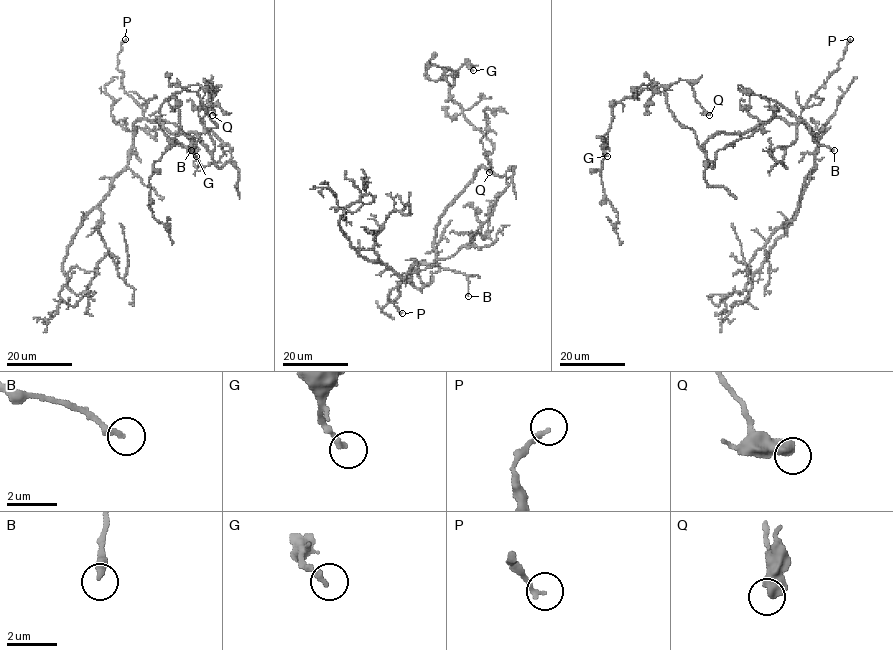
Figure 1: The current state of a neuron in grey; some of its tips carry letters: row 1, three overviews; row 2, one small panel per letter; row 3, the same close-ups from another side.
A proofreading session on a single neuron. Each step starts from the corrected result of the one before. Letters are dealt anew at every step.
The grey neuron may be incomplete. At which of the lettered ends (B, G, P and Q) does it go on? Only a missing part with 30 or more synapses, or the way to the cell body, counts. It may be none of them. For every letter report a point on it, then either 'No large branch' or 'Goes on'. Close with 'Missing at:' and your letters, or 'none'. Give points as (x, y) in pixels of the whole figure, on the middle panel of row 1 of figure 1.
B: Place: (468, 296). No large branch
G: Place: (473, 70). No large branch
P: Place: (402, 313). No large branch
Q: Place: (489, 172). No large branch
Missing at: none

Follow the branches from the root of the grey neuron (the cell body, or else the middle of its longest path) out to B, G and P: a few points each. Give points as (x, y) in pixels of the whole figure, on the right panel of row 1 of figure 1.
B: (737, 133), (751, 131), (774, 117), (783, 117), (790, 123), (804, 120), (812, 139), (834, 150)
G: (737, 133), (717, 132), (704, 152), (667, 96), (644, 88), (613, 107), (610, 130), (600, 137), (607, 156)
P: (737, 133), (751, 131), (774, 117), (791, 124), (801, 121), (807, 100), (837, 69), (850, 39)

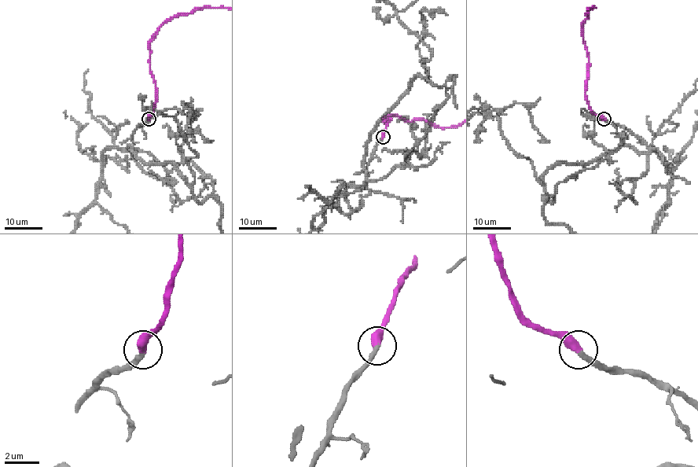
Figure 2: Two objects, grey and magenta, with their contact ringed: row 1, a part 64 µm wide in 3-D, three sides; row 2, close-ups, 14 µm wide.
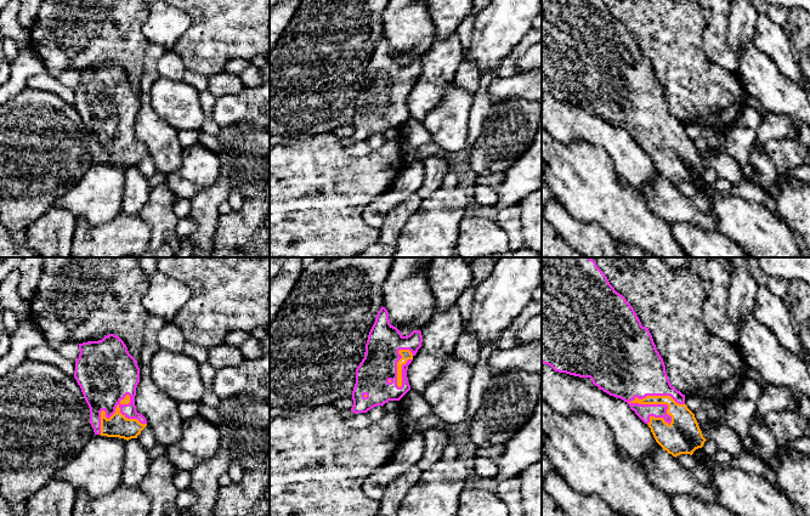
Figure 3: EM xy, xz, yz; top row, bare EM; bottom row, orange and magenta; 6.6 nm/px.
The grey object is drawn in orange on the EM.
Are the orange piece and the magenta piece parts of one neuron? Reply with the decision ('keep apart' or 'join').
join

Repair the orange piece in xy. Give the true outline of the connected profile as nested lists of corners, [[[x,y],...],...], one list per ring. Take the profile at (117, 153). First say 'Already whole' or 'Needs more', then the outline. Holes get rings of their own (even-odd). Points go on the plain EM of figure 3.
Needs more. [[[114,62],[79,72],[79,78],[74,106],[90,136],[95,163],[126,169],[137,166],[147,154],[146,146],[135,134],[140,110],[137,89]]]

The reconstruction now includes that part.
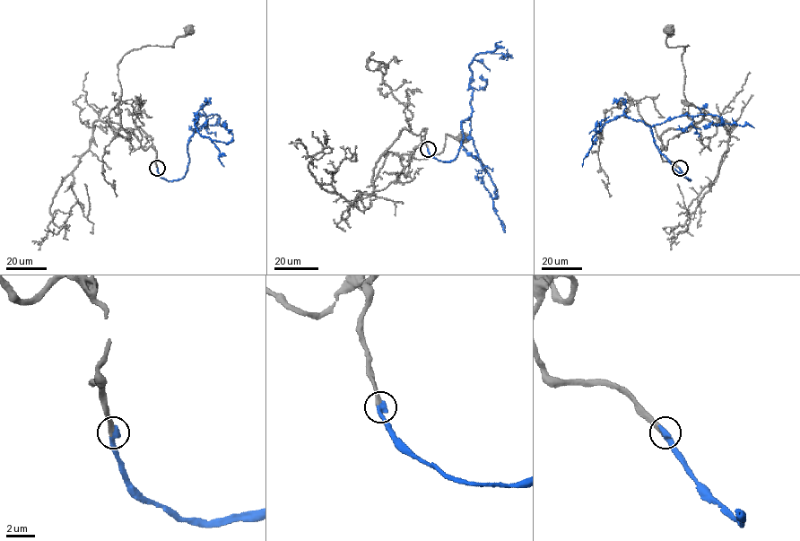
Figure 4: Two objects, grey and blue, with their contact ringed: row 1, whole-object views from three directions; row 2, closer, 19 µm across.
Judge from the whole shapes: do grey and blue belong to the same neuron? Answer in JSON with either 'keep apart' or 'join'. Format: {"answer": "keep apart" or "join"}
{"answer": "join"}

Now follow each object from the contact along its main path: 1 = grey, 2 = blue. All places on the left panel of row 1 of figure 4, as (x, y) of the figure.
1: (157, 169), (151, 146), (107, 119), (119, 100), (118, 62), (146, 46), (174, 47), (189, 29)
2: (157, 169), (167, 180), (180, 179), (195, 116), (203, 136), (230, 143), (225, 120)

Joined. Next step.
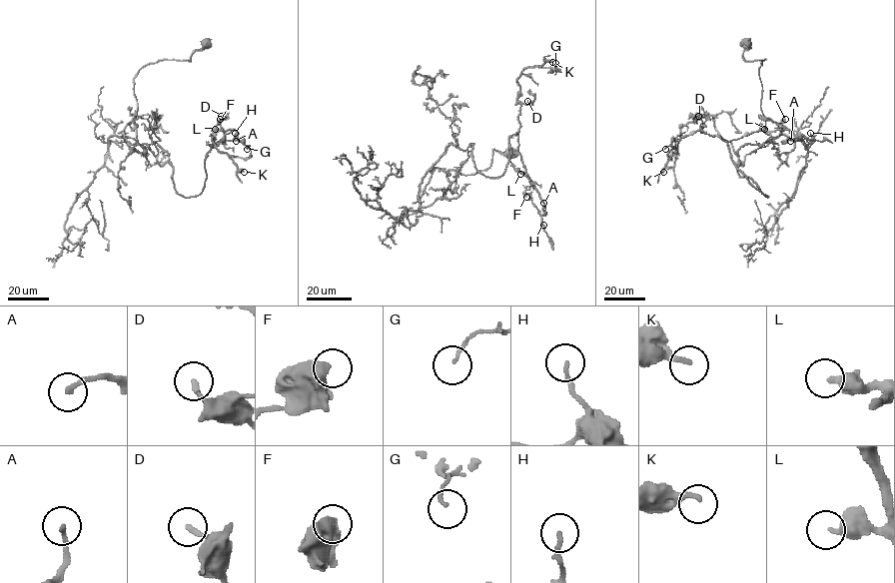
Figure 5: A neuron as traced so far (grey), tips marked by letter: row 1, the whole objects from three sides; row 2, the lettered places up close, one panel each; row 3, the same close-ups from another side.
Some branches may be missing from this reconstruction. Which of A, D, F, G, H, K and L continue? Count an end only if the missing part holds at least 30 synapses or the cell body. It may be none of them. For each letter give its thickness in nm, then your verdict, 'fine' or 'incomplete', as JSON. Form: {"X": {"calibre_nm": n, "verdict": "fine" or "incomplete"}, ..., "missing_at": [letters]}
{"A": {"calibre_nm": 170, "verdict": "incomplete"}, "D": {"calibre_nm": 180, "verdict": "fine"}, "F": {"calibre_nm": 550, "verdict": "fine"}, "G": {"calibre_nm": 100, "verdict": "fine"}, "H": {"calibre_nm": 150, "verdict": "fine"}, "K": {"calibre_nm": 200, "verdict": "incomplete"}, "L": {"calibre_nm": 340, "verdict": "fine"}, "missing_at": ["A", "K"]}

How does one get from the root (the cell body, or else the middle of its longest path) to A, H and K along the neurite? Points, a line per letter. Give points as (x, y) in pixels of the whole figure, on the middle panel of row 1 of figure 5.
A: (510, 152), (432, 168), (420, 208), (449, 144), (498, 178), (516, 133), (543, 203)
H: (510, 152), (432, 168), (420, 208), (449, 144), (498, 178), (517, 133), (543, 225)
K: (510, 152), (473, 174), (432, 168), (420, 208), (449, 144), (503, 173), (517, 79), (552, 62)

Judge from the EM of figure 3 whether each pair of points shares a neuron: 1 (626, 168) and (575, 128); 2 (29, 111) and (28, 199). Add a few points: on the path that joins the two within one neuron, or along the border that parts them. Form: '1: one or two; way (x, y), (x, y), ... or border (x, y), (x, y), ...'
1: one; way (619, 153), (598, 131), (589, 128)
2: one; way (29, 132), (28, 177)

